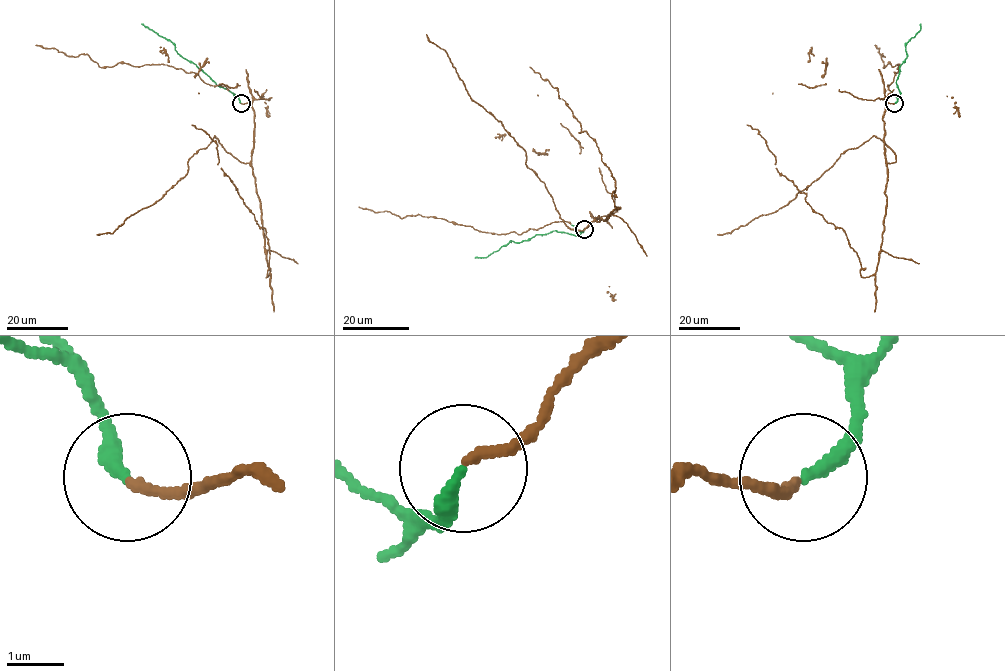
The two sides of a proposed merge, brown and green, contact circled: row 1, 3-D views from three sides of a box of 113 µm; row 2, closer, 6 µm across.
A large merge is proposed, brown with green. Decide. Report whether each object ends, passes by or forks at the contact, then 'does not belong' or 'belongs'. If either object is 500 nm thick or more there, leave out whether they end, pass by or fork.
brown ends there; green ends there; belongs

